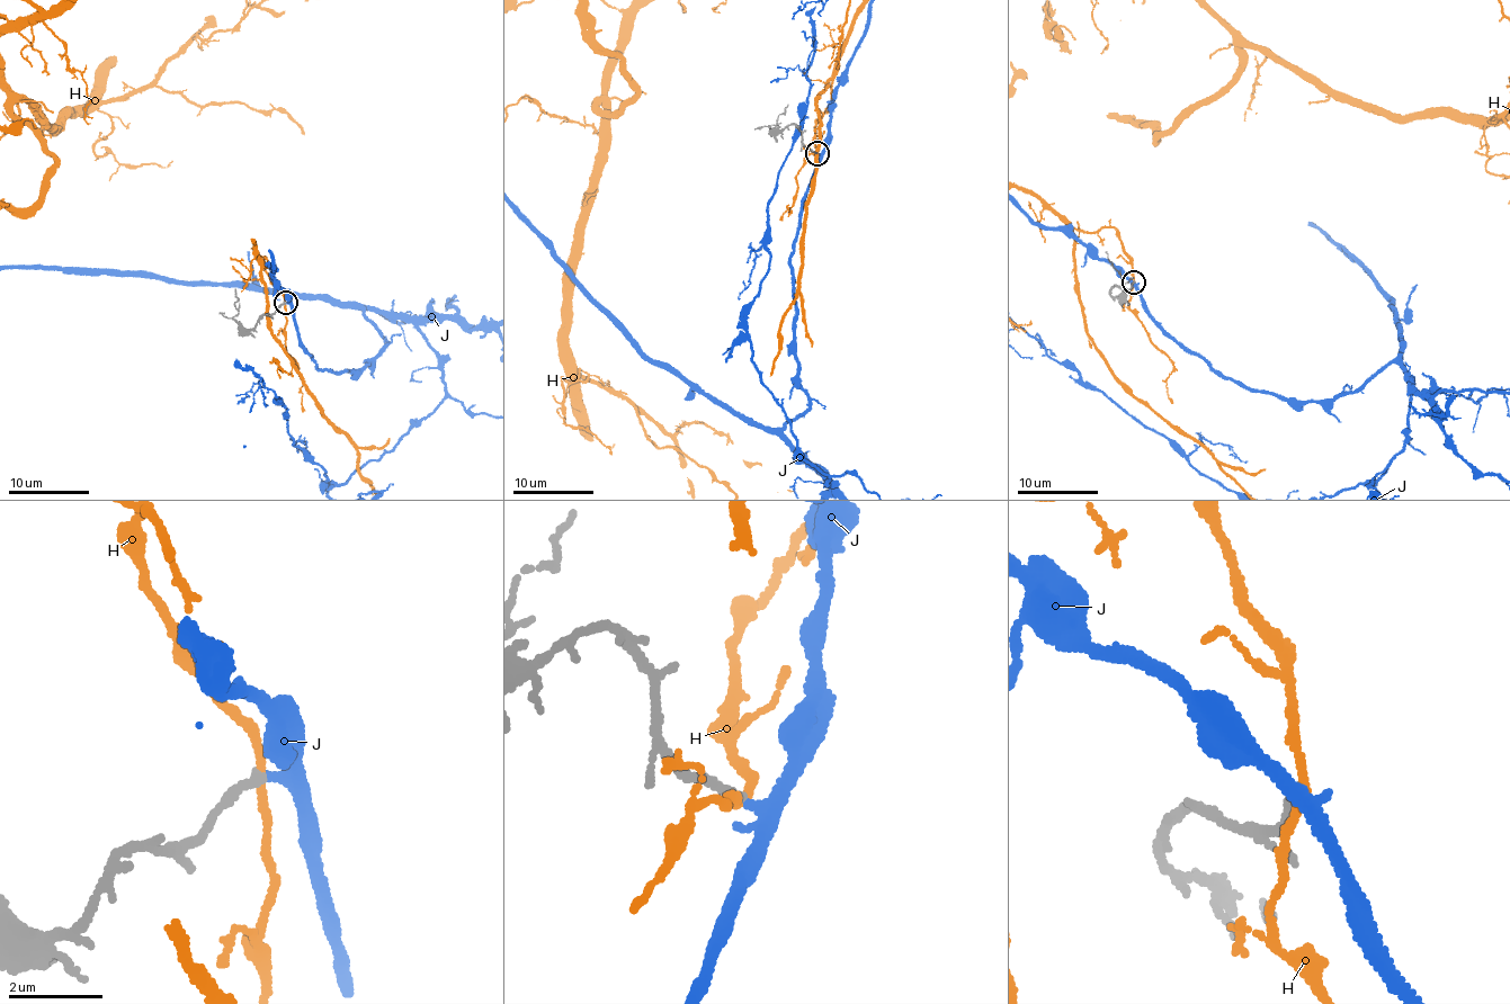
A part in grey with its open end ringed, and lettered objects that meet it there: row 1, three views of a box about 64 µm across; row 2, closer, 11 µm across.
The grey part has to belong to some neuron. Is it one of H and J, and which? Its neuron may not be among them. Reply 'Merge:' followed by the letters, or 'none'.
Merge: J

